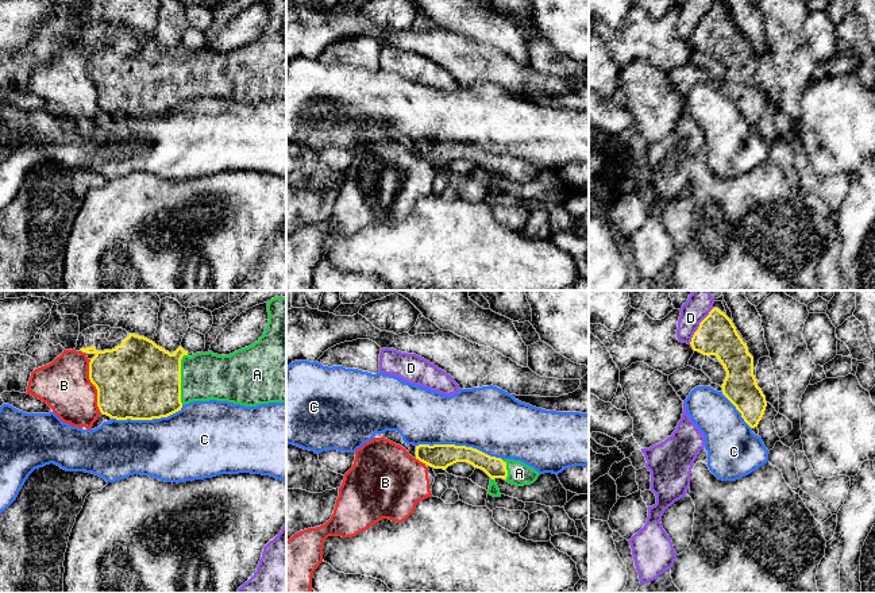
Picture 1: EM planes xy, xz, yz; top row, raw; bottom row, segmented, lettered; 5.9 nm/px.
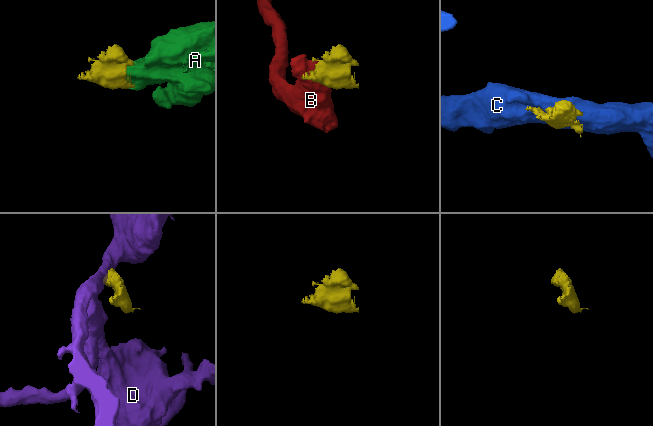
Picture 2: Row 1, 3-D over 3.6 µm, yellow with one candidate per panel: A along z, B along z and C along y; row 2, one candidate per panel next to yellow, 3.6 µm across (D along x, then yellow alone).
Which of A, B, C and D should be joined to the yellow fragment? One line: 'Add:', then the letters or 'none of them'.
Add: A

